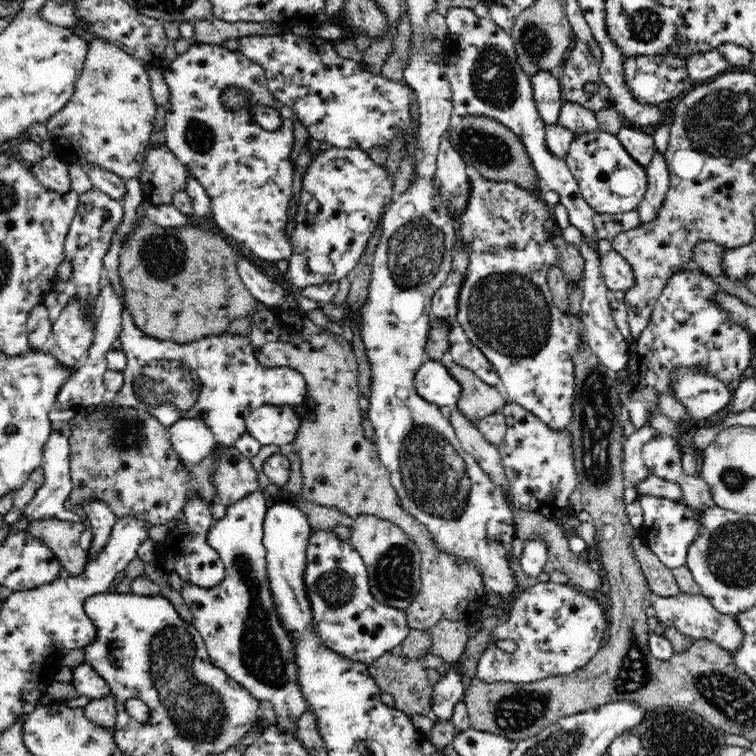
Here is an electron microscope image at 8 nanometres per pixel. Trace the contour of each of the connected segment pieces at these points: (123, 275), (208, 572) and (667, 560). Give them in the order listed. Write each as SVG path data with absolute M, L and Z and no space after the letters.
M141 220L128 240L123 243L119 254L118 272L123 288L123 304L133 318L134 324L145 333L146 336L157 337L158 340L177 341L178 344L188 344L190 341L200 340L204 336L218 336L221 332L226 332L228 324L234 319L250 317L261 304L252 296L252 293L245 287L242 277L236 268L237 249L230 240L218 232L211 232L193 227L191 225L179 225L178 228L171 226L158 226L148 220Z
M194 496L186 504L185 515L177 520L169 538L165 539L164 542L155 542L154 566L165 573L176 572L183 582L196 584L200 588L212 588L212 586L220 584L226 578L226 569L224 569L220 555L206 541L208 530L214 522L211 505L200 500L199 496Z
M640 496L640 505L644 516L637 535L668 568L686 565L690 543L697 537L697 513L683 502L654 496Z

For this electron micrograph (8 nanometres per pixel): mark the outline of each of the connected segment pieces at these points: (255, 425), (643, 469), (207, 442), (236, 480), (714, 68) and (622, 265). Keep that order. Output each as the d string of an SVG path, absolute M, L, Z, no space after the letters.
M265 405L256 408L245 420L245 431L262 447L292 443L302 422L296 406Z
M650 425L636 429L634 434L624 438L622 450L622 468L627 484L640 484L646 480L648 467L644 463L642 448L653 439L659 438L656 428Z
M180 419L168 427L170 443L182 464L198 464L216 448L214 434L198 419Z
M236 447L226 448L217 455L213 485L217 489L217 501L228 508L259 489L257 472L250 459Z
M716 49L686 58L686 71L695 84L708 82L721 73L726 73L726 70L726 59L722 58Z
M614 249L602 256L599 266L604 284L610 292L617 290L626 292L633 287L634 283L637 283L630 263Z

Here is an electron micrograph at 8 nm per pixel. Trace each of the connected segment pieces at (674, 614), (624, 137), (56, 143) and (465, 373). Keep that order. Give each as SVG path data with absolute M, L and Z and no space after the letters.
M681 592L678 596L658 596L653 602L653 606L655 616L663 626L674 627L693 640L708 638L730 653L742 648L741 625L731 615L718 612L710 600L701 594L689 595Z
M625 123L618 130L617 137L634 161L642 165L644 169L648 169L653 162L655 152L653 136L638 130L638 127Z
M89 38L88 52L79 74L75 91L68 104L46 120L50 141L59 158L68 163L94 164L116 174L122 179L136 179L142 171L142 156L150 142L150 134L154 130L156 114L155 100L151 93L151 80L146 63L115 44L104 39Z
M448 359L441 360L446 364L454 380L461 384L462 398L458 402L458 411L462 413L474 425L478 425L481 418L501 412L508 404L502 394L494 386L486 384L474 375L474 372L462 368Z

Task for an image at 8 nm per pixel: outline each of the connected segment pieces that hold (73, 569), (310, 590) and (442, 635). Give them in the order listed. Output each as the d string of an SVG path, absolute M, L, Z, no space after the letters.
M40 519L28 526L28 532L42 541L60 561L69 576L80 576L88 562L88 550L80 547L80 533L89 528L87 523L65 519Z
M313 530L307 546L304 578L310 608L313 612L313 629L326 648L342 656L348 656L350 660L361 661L362 664L369 665L374 660L378 660L382 654L402 645L408 636L411 628L408 627L404 609L387 607L374 598L370 592L368 571L366 571L362 557L350 541L342 541L333 530Z
M441 620L429 629L433 652L449 665L458 662L464 654L470 637L467 625L464 621Z

